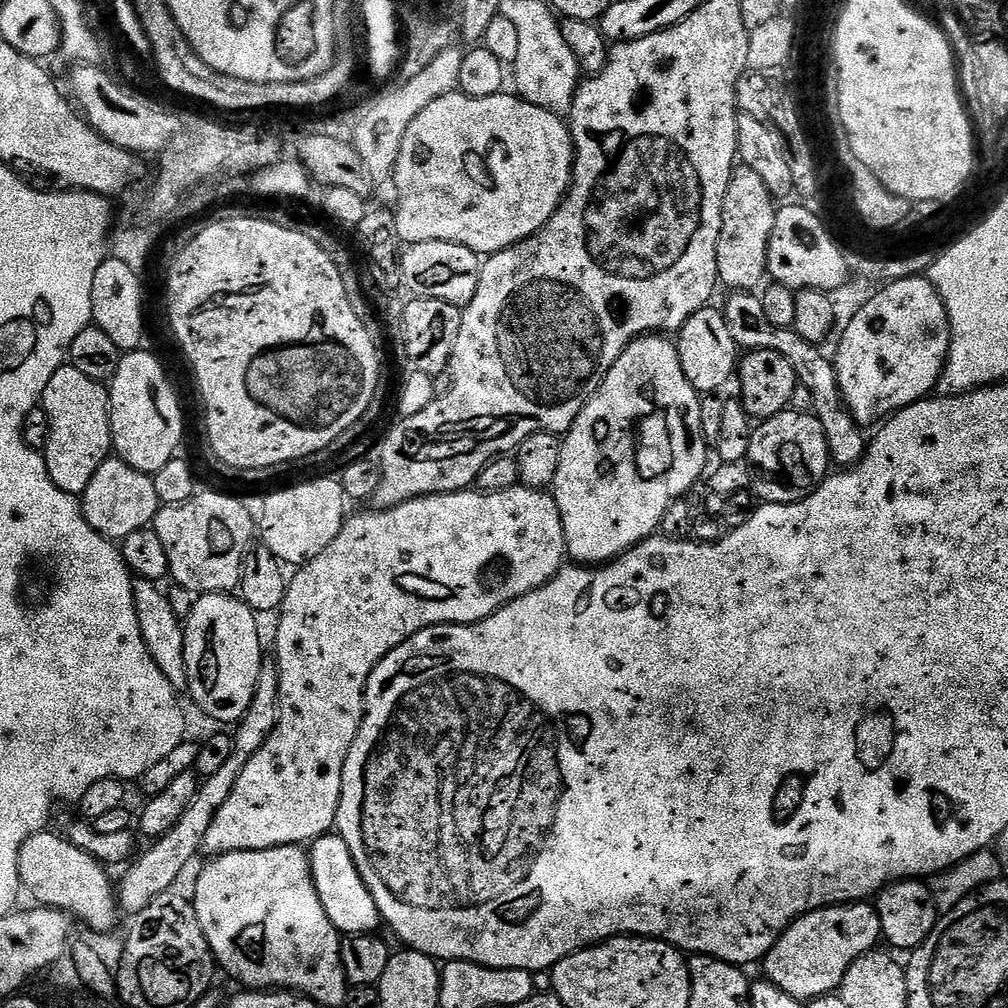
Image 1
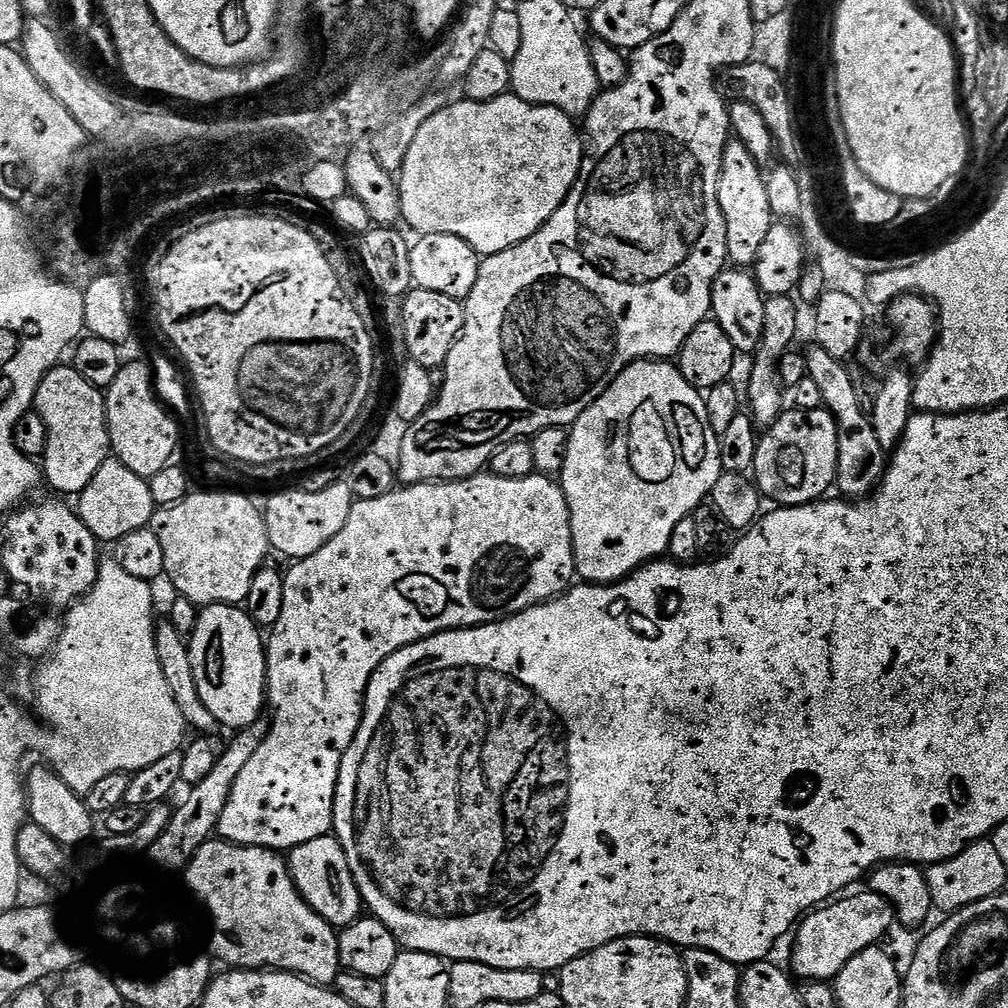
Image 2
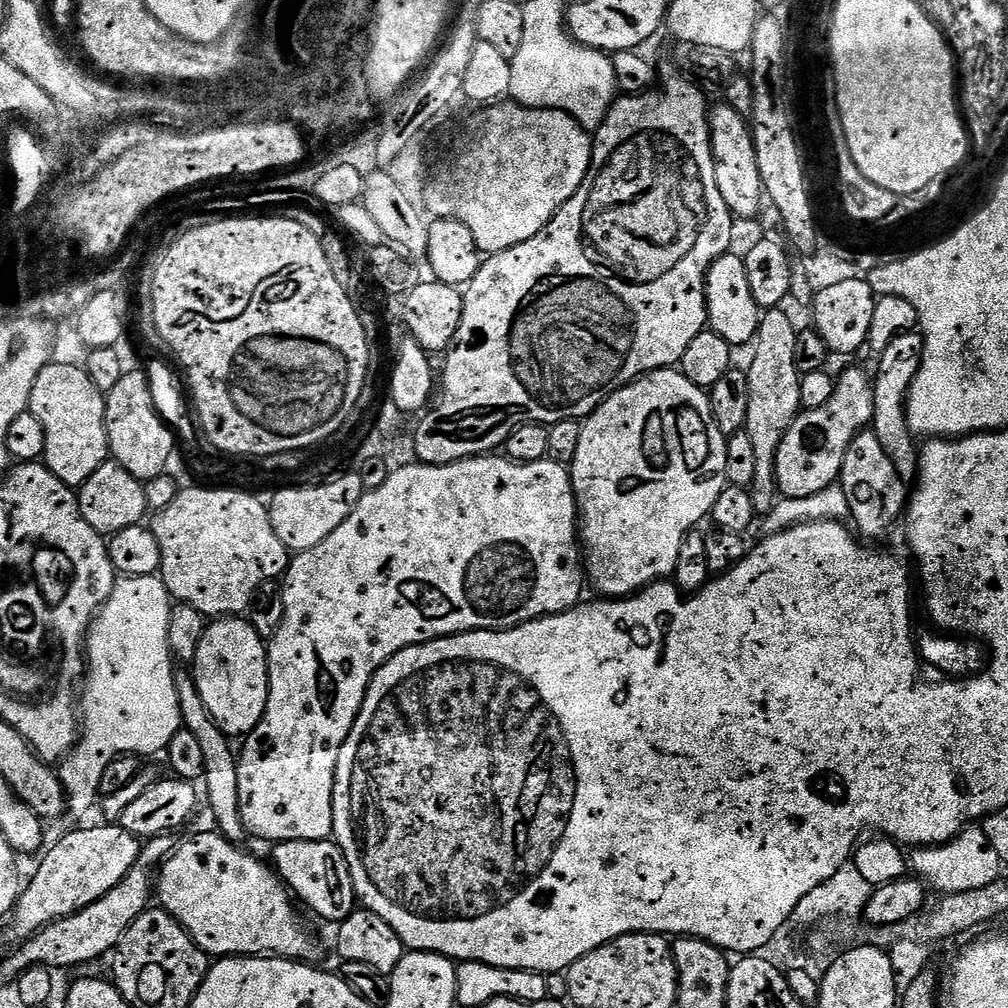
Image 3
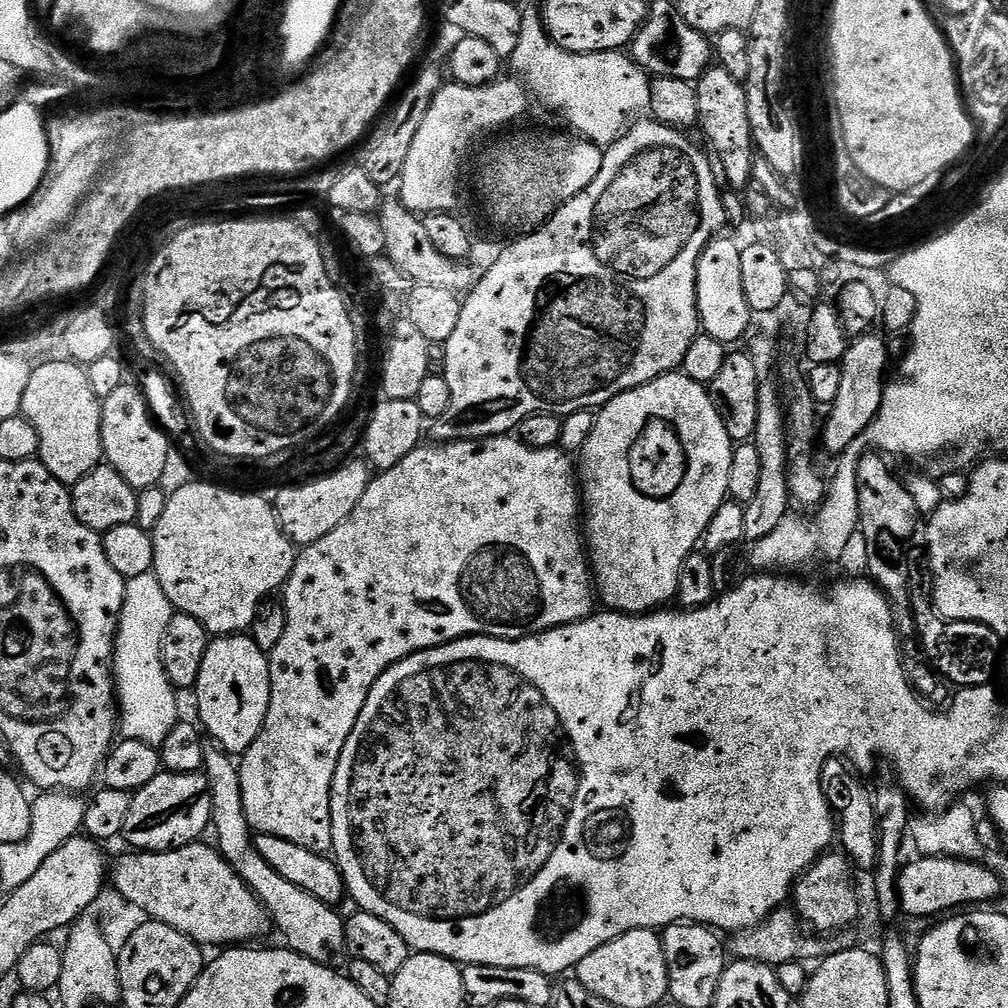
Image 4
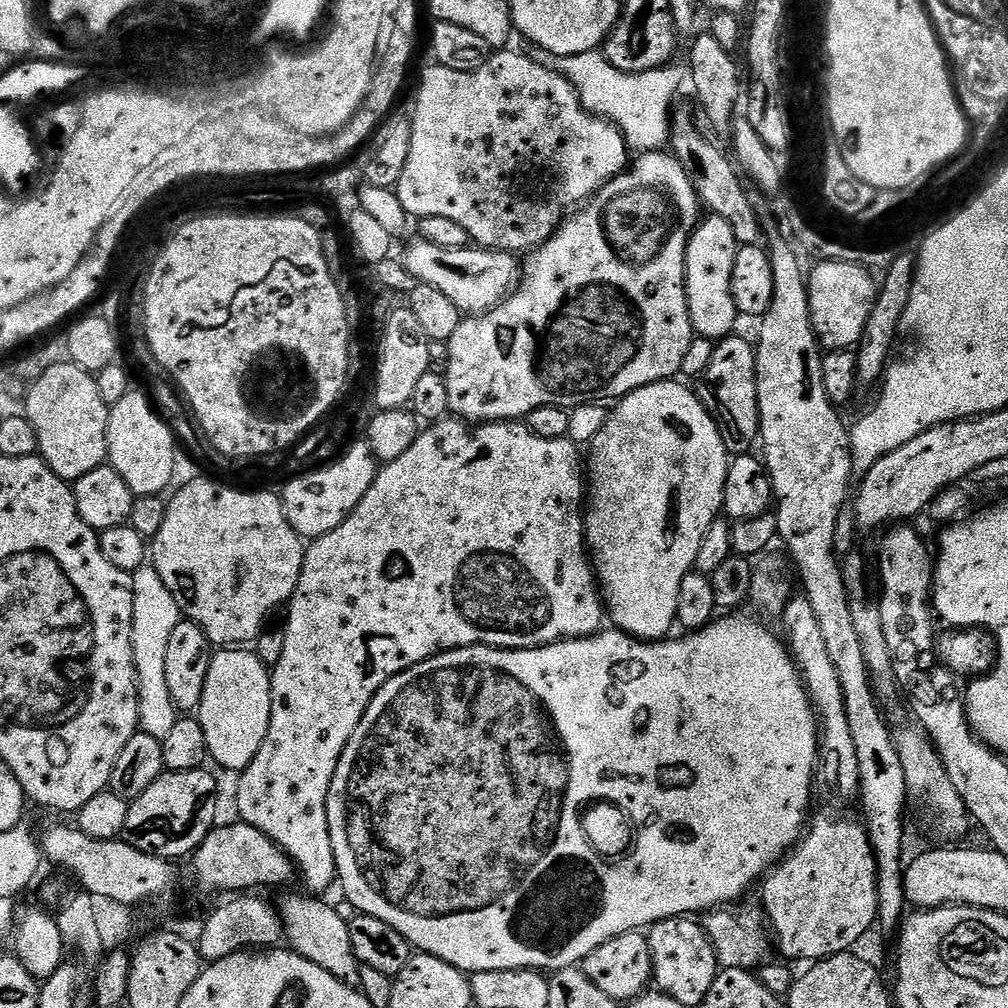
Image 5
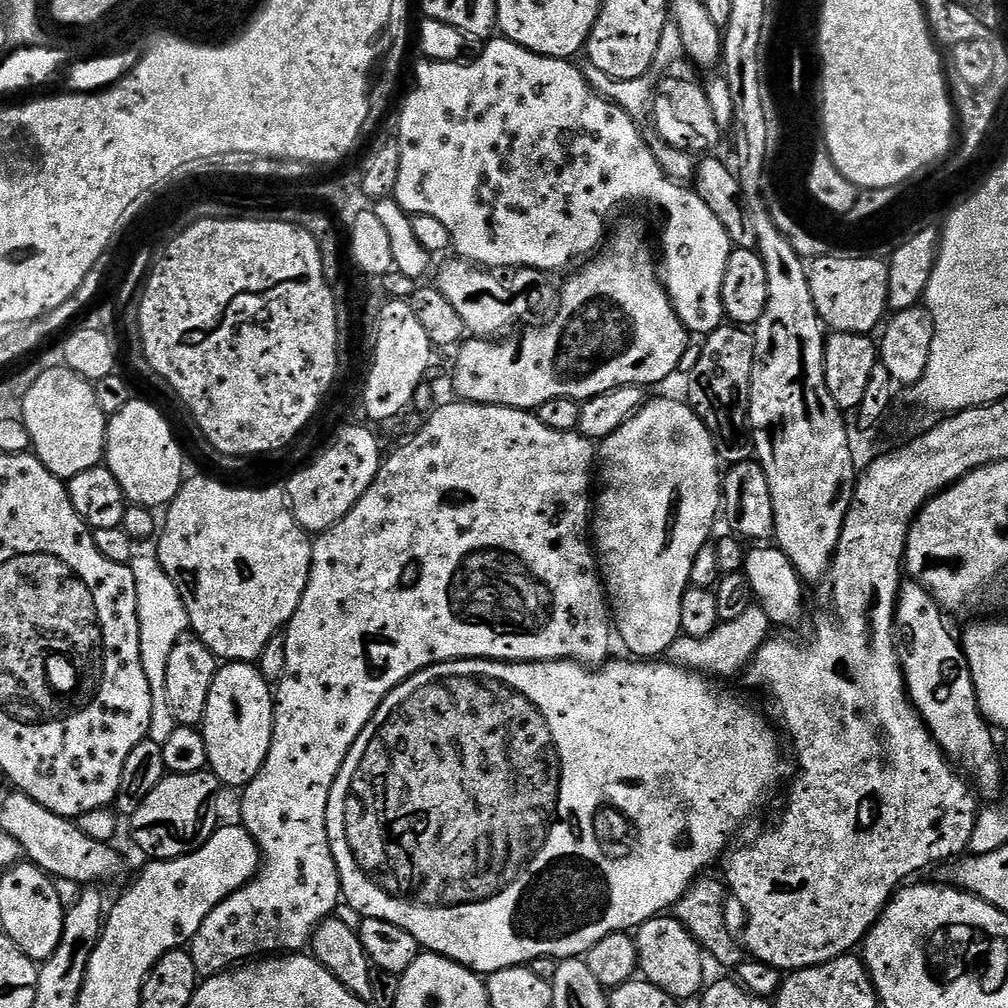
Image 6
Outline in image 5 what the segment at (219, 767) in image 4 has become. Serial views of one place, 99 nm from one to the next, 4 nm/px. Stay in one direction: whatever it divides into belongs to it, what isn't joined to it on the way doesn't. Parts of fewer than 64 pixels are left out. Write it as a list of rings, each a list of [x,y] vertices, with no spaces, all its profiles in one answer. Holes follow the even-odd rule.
[[[312,894],[288,896],[278,904],[280,920],[284,923],[284,940],[287,947],[302,958],[322,966],[326,974],[334,974],[343,984],[359,985],[360,963],[354,954],[354,945],[350,943],[350,926],[342,918],[337,905],[327,904],[324,898]]]

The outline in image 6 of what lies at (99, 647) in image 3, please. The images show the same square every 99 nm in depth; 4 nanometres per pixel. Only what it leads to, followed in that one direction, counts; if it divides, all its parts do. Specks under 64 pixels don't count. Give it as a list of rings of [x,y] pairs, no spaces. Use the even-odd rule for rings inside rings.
[[[155,555],[132,557],[130,565],[134,574],[134,586],[138,590],[138,622],[140,623],[140,645],[142,646],[142,670],[146,670],[146,678],[150,682],[152,695],[152,721],[149,737],[154,742],[164,744],[170,734],[178,726],[170,706],[166,702],[166,665],[170,653],[174,651],[174,642],[189,631],[188,611],[182,602],[182,594],[178,594],[178,586],[170,582],[170,574],[162,570],[159,559]]]

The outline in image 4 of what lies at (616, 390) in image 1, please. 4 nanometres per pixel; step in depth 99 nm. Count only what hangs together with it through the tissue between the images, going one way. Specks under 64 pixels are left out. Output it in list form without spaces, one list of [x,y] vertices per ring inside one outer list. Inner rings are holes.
[[[677,370],[667,376],[659,376],[648,384],[638,386],[629,392],[623,392],[614,397],[611,402],[595,413],[594,430],[590,430],[590,438],[586,438],[586,446],[582,453],[584,459],[584,476],[582,472],[582,512],[588,515],[588,532],[586,528],[586,548],[590,553],[590,571],[594,577],[594,588],[605,600],[607,607],[614,612],[625,614],[647,614],[653,610],[665,607],[667,600],[676,600],[678,590],[678,570],[682,570],[682,562],[691,552],[697,551],[703,541],[706,526],[710,526],[710,518],[729,499],[730,462],[734,442],[730,434],[726,434],[726,426],[722,426],[722,418],[714,406],[712,397],[708,395],[707,387],[694,382],[683,371]]]

